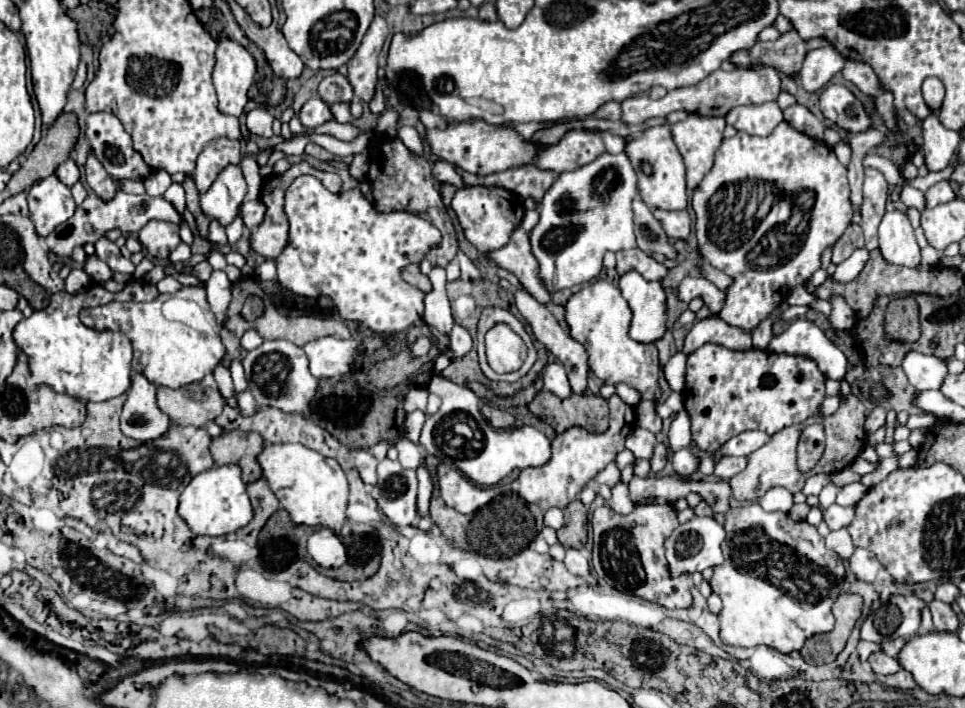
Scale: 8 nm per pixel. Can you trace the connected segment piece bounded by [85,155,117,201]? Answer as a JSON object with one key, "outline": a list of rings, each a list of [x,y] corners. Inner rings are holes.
{"outline":[[[89,155],[89,159],[87,159],[85,177],[87,177],[89,187],[91,187],[103,201],[111,201],[111,199],[115,197],[115,193],[117,193],[115,181],[111,179],[111,175],[107,175],[107,171],[103,169],[103,165],[101,165],[93,155]]]}

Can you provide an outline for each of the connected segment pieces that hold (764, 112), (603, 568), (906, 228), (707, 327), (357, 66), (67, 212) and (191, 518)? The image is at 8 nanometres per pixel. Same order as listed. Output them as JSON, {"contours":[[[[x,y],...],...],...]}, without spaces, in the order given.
{"contours":[[[[771,101],[759,107],[735,107],[735,111],[729,111],[725,115],[725,121],[737,131],[767,137],[779,123],[785,121],[785,117],[783,109],[775,101]]],[[[603,505],[593,511],[593,569],[611,587],[623,593],[633,593],[641,599],[659,603],[667,609],[691,607],[691,575],[683,573],[673,577],[665,559],[665,541],[679,525],[673,505],[635,505],[629,515],[619,515]]],[[[887,211],[879,225],[879,251],[885,261],[903,267],[919,267],[921,253],[913,227],[905,213]]],[[[717,315],[701,319],[691,327],[691,331],[685,337],[683,353],[689,355],[705,343],[717,343],[717,345],[723,345],[723,347],[733,349],[733,351],[747,351],[753,347],[749,331],[733,327]]],[[[375,15],[367,35],[363,37],[363,43],[359,47],[359,51],[351,57],[351,61],[347,63],[349,67],[349,83],[355,91],[355,97],[371,103],[375,97],[375,87],[377,87],[377,55],[385,43],[389,35],[387,23],[383,17]]],[[[55,175],[35,183],[27,191],[27,201],[35,231],[41,237],[47,237],[55,227],[65,223],[75,213],[75,201],[69,187],[59,183]]],[[[221,465],[193,477],[181,493],[179,515],[195,535],[227,535],[245,527],[253,519],[253,509],[247,485],[241,481],[241,469],[237,465]]]]}

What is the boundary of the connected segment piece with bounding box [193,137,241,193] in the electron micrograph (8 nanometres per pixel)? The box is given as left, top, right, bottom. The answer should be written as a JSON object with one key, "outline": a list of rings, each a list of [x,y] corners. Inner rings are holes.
{"outline":[[[213,139],[207,143],[207,147],[199,153],[197,157],[197,167],[193,171],[195,185],[201,193],[209,189],[209,185],[215,181],[219,171],[227,163],[239,163],[241,151],[239,151],[239,141],[237,139]]]}

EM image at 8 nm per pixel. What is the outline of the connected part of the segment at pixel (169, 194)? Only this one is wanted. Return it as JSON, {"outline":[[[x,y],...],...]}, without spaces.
{"outline":[[[173,183],[173,185],[163,193],[163,197],[165,197],[167,201],[171,201],[177,211],[181,211],[181,207],[185,207],[185,191],[183,191],[183,187],[181,187],[179,183]]]}

